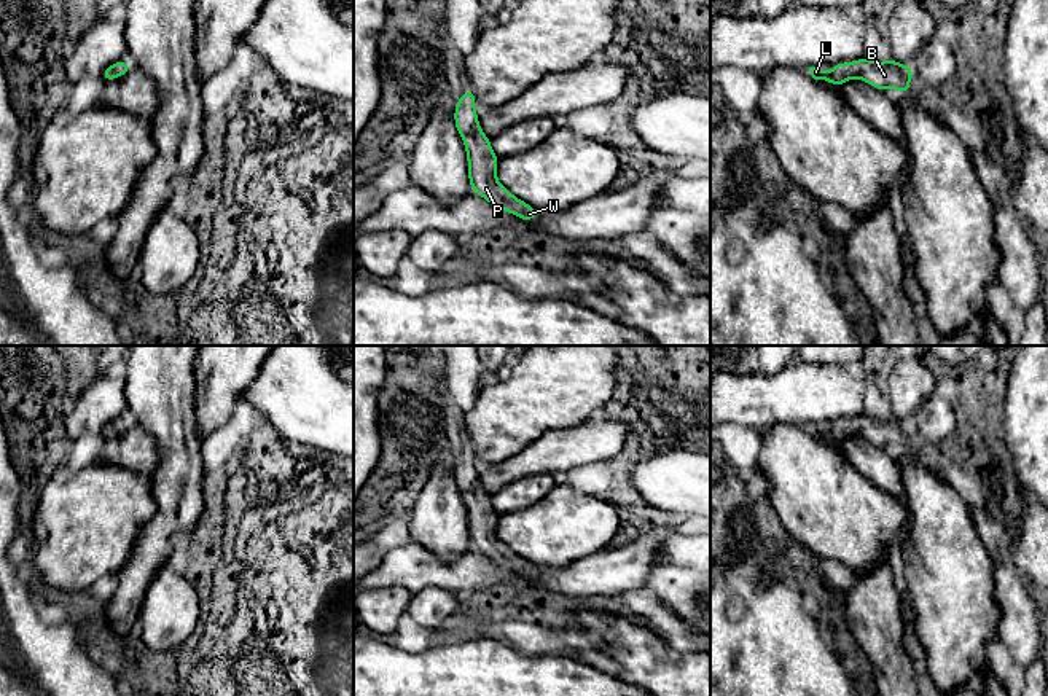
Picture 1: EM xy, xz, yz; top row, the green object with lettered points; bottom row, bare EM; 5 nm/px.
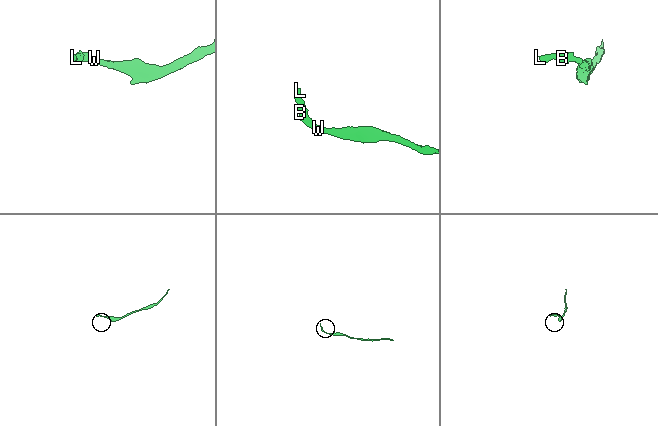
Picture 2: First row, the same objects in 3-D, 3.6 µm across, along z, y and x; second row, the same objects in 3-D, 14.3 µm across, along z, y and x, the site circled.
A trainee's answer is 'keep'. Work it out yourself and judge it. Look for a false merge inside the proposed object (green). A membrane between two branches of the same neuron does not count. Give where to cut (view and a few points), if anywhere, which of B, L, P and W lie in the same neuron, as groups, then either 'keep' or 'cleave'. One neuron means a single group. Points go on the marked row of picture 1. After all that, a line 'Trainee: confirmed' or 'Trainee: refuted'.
no cut | B L P W | keep
Trainee: confirmed

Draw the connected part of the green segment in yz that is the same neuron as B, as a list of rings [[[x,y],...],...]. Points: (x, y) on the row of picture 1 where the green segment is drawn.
[[[857,59],[849,64],[835,64],[830,73],[819,67],[809,67],[809,72],[814,80],[825,80],[833,83],[838,89],[843,83],[854,76],[870,83],[878,91],[884,91],[886,88],[897,88],[900,94],[906,94],[914,70],[911,65],[900,65],[895,59],[887,62]]]

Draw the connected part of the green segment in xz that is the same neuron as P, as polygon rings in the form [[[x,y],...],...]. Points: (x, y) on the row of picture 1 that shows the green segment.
[[[465,91],[456,100],[456,129],[462,135],[467,148],[468,178],[471,191],[489,201],[497,209],[519,217],[522,221],[537,220],[535,207],[514,197],[506,188],[497,182],[499,158],[491,148],[491,140],[478,126],[479,118],[475,111],[476,91]]]

